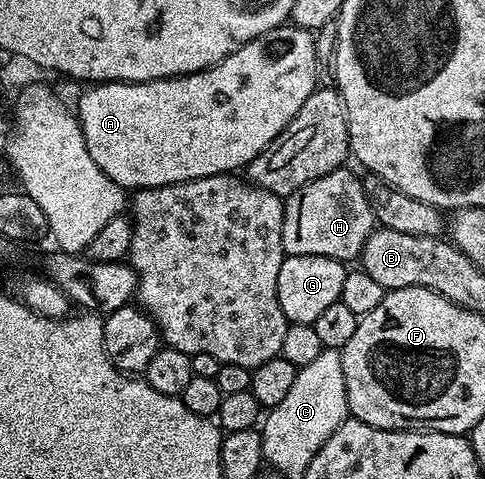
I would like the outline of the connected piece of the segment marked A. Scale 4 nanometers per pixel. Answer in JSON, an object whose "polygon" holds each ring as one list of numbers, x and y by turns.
{"polygon":[[289,22,246,42,212,68,203,68,188,76,137,84,129,84,127,80,93,83,89,92,81,94,80,105,74,108,90,158,125,190,170,186,247,169,248,163,265,152,274,138,286,130,294,114,302,110,302,102,316,91,315,40,309,29,297,28]]}

